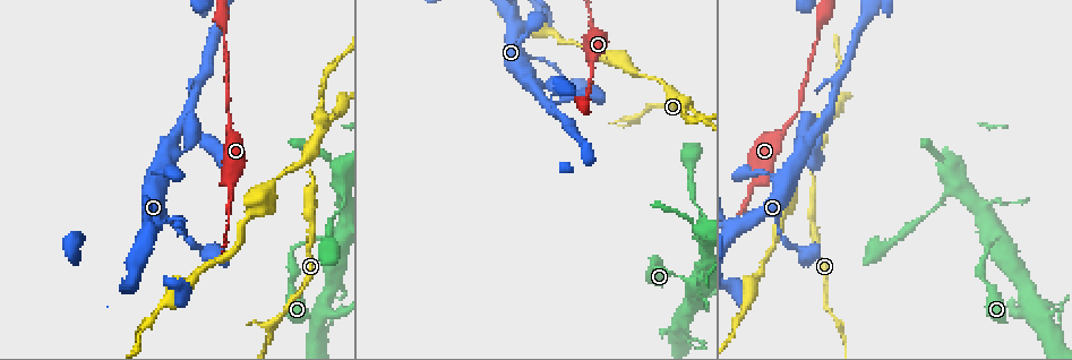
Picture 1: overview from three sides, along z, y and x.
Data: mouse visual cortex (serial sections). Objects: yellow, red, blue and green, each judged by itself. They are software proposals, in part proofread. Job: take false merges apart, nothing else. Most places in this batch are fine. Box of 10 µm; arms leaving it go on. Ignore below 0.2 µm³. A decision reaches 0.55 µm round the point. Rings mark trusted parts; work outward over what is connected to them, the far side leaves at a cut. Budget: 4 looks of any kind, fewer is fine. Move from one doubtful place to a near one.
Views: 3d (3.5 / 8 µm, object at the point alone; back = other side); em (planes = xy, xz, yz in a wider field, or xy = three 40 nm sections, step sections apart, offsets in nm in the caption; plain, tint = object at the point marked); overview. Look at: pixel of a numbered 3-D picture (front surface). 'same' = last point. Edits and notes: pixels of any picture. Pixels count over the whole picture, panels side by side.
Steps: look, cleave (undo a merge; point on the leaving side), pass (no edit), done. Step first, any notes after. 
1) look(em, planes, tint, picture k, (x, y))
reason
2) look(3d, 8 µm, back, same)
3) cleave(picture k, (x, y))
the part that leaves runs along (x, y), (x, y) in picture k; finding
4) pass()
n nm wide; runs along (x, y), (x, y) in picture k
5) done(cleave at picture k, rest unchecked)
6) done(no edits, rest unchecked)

look(3d, 3.5 µm, picture 1, (984, 252))
abrupt turn

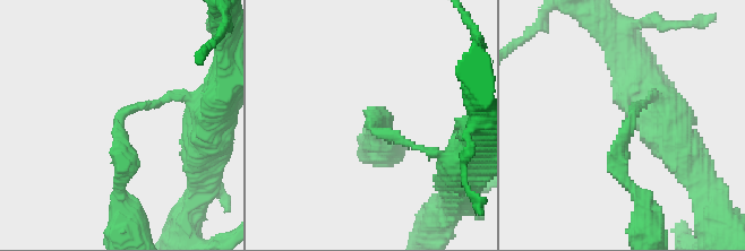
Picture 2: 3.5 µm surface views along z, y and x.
look(em, planes, tint, picture 2, (117, 118))

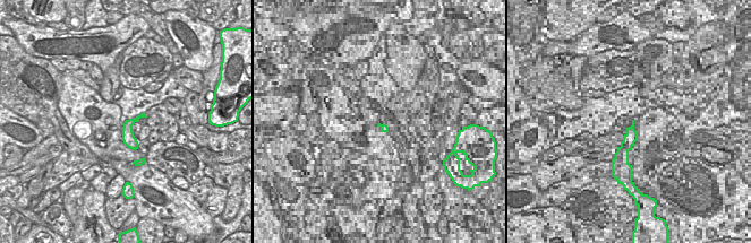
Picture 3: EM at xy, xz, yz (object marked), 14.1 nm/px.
pass()
arms of 100, 200 nm; runs along (118, 189), (118, 119), (181, 95) in picture 2; continuous, no second cell

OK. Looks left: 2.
look(3d, 3.5 µm, picture 1, (682, 100))
side arm on a straight run

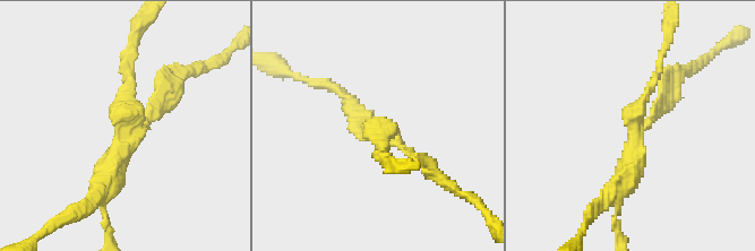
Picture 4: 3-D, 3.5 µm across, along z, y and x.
look(em, xy, step 2, tint, picture 4, (636, 132))
3 arms; arms of 100, 150, 350 nm

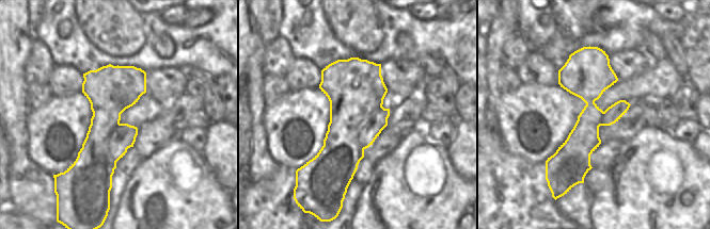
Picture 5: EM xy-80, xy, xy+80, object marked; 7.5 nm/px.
cleave(picture 4, (71, 208))
border along (381, 105), (360, 131), (363, 149) in picture 5; a second cell is stuck on

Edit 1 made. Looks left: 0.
done(cleave at picture 4, rest unchecked)

